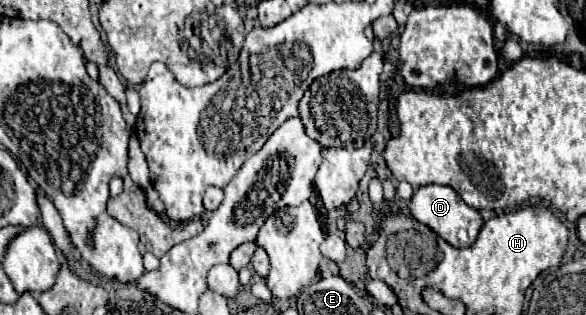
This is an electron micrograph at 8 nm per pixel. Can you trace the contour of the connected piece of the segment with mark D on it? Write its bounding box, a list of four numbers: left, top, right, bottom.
[410,185,484,248]

